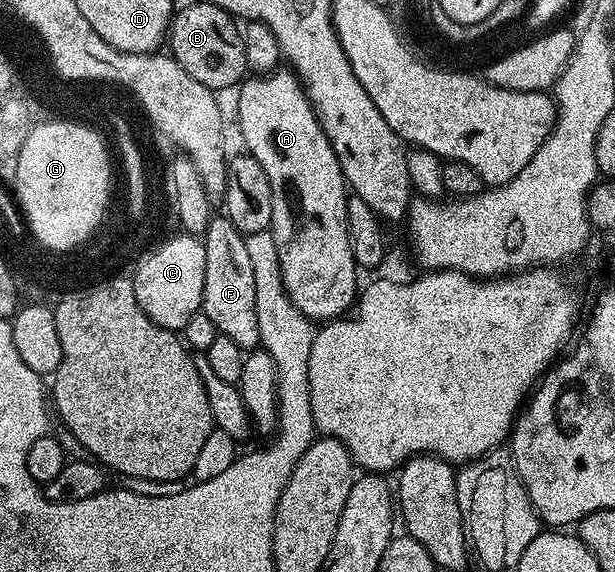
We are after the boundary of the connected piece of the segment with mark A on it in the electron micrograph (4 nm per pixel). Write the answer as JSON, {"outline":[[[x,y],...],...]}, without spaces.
{"outline":[[[292,69],[257,73],[246,78],[237,93],[237,123],[245,138],[244,150],[253,155],[259,165],[263,165],[263,173],[267,173],[267,181],[271,181],[271,234],[275,250],[279,253],[283,289],[287,289],[287,297],[295,309],[299,309],[299,313],[308,319],[332,321],[344,316],[348,312],[345,310],[354,306],[359,295],[359,268],[351,249],[347,225],[350,196],[347,194],[345,174],[341,172],[339,161],[319,125],[317,114],[305,96],[301,80]]]}

